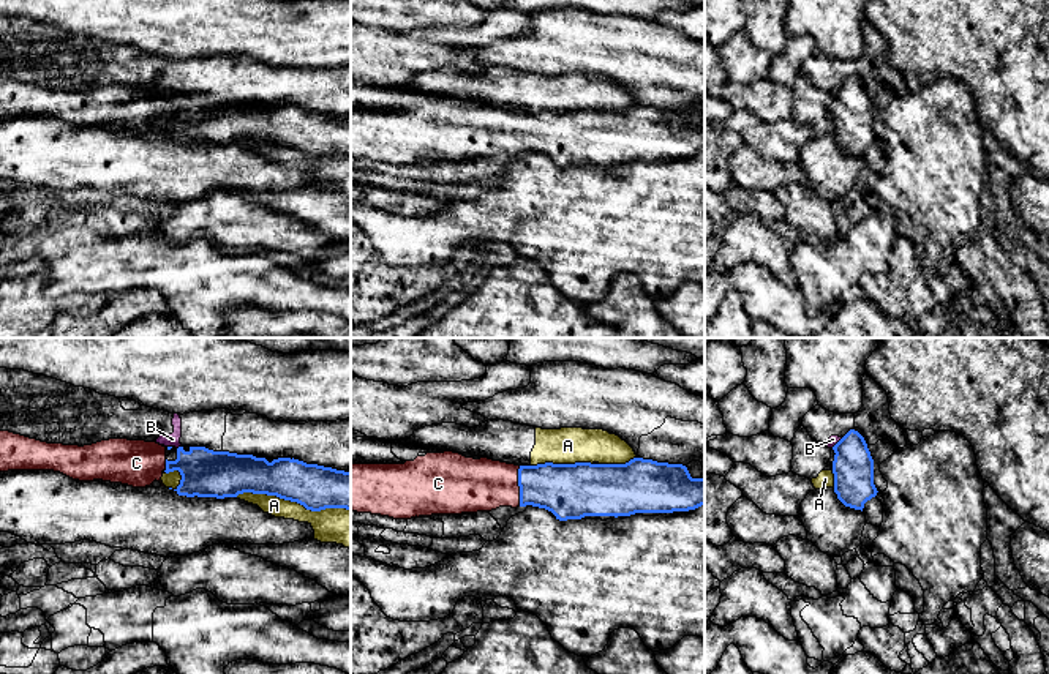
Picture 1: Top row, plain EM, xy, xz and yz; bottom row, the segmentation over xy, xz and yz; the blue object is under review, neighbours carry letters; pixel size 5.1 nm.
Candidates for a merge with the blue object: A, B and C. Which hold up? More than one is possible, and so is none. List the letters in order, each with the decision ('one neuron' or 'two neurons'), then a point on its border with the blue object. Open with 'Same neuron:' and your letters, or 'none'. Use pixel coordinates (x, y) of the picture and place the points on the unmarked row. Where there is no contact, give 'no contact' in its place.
Same neuron: C
A: two neurons | xy (293, 147)
B: two neurons | xy (179, 93)
C: one neuron | xz (518, 131)

